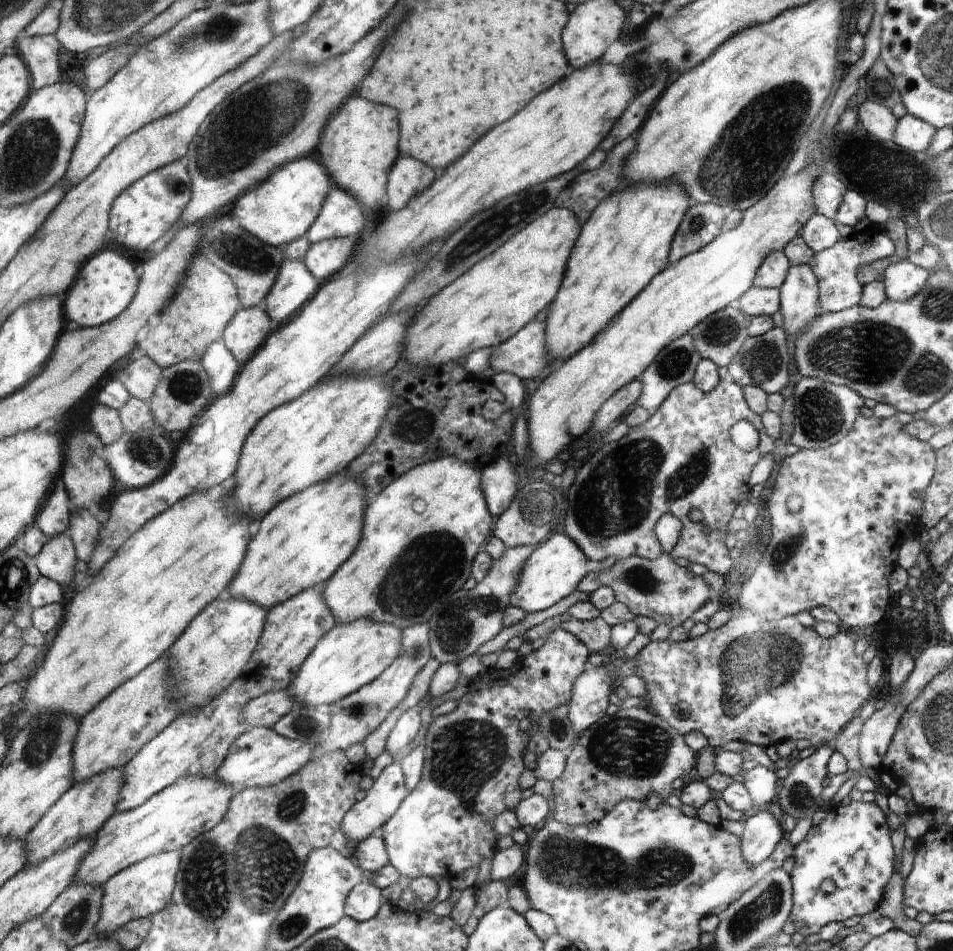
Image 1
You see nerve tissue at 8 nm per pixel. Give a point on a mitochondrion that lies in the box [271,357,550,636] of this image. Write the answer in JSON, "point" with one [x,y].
{"point":[430,566]}

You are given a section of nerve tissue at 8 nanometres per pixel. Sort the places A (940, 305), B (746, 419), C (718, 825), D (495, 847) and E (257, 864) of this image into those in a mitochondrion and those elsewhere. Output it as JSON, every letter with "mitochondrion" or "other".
{"A":"mitochondrion","B":"other","C":"other","D":"other","E":"mitochondrion"}

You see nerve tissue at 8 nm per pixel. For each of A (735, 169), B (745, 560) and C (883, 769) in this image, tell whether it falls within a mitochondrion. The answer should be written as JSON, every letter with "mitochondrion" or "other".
{"A":"mitochondrion","B":"mitochondrion","C":"other"}

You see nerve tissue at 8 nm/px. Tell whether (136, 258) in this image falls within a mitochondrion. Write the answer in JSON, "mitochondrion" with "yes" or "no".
{"mitochondrion":"no"}

